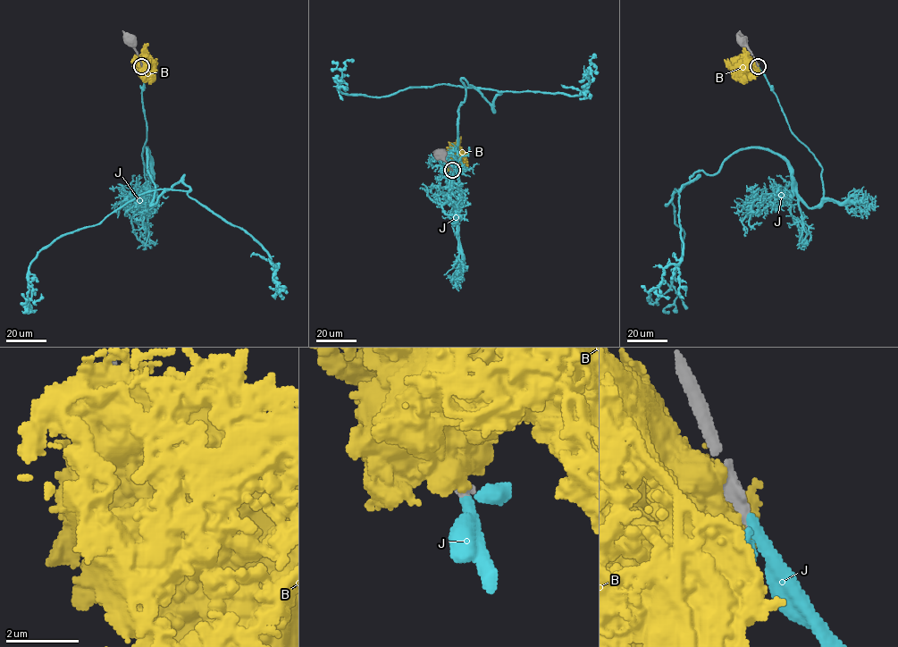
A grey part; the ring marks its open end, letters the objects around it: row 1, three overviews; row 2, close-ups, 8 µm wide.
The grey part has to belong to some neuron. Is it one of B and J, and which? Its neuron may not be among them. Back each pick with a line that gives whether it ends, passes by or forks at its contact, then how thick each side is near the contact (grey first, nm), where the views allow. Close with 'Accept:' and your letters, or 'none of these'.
J: It passes by. Thickness 360 nm (grey) against 240 nm
Accept: J

